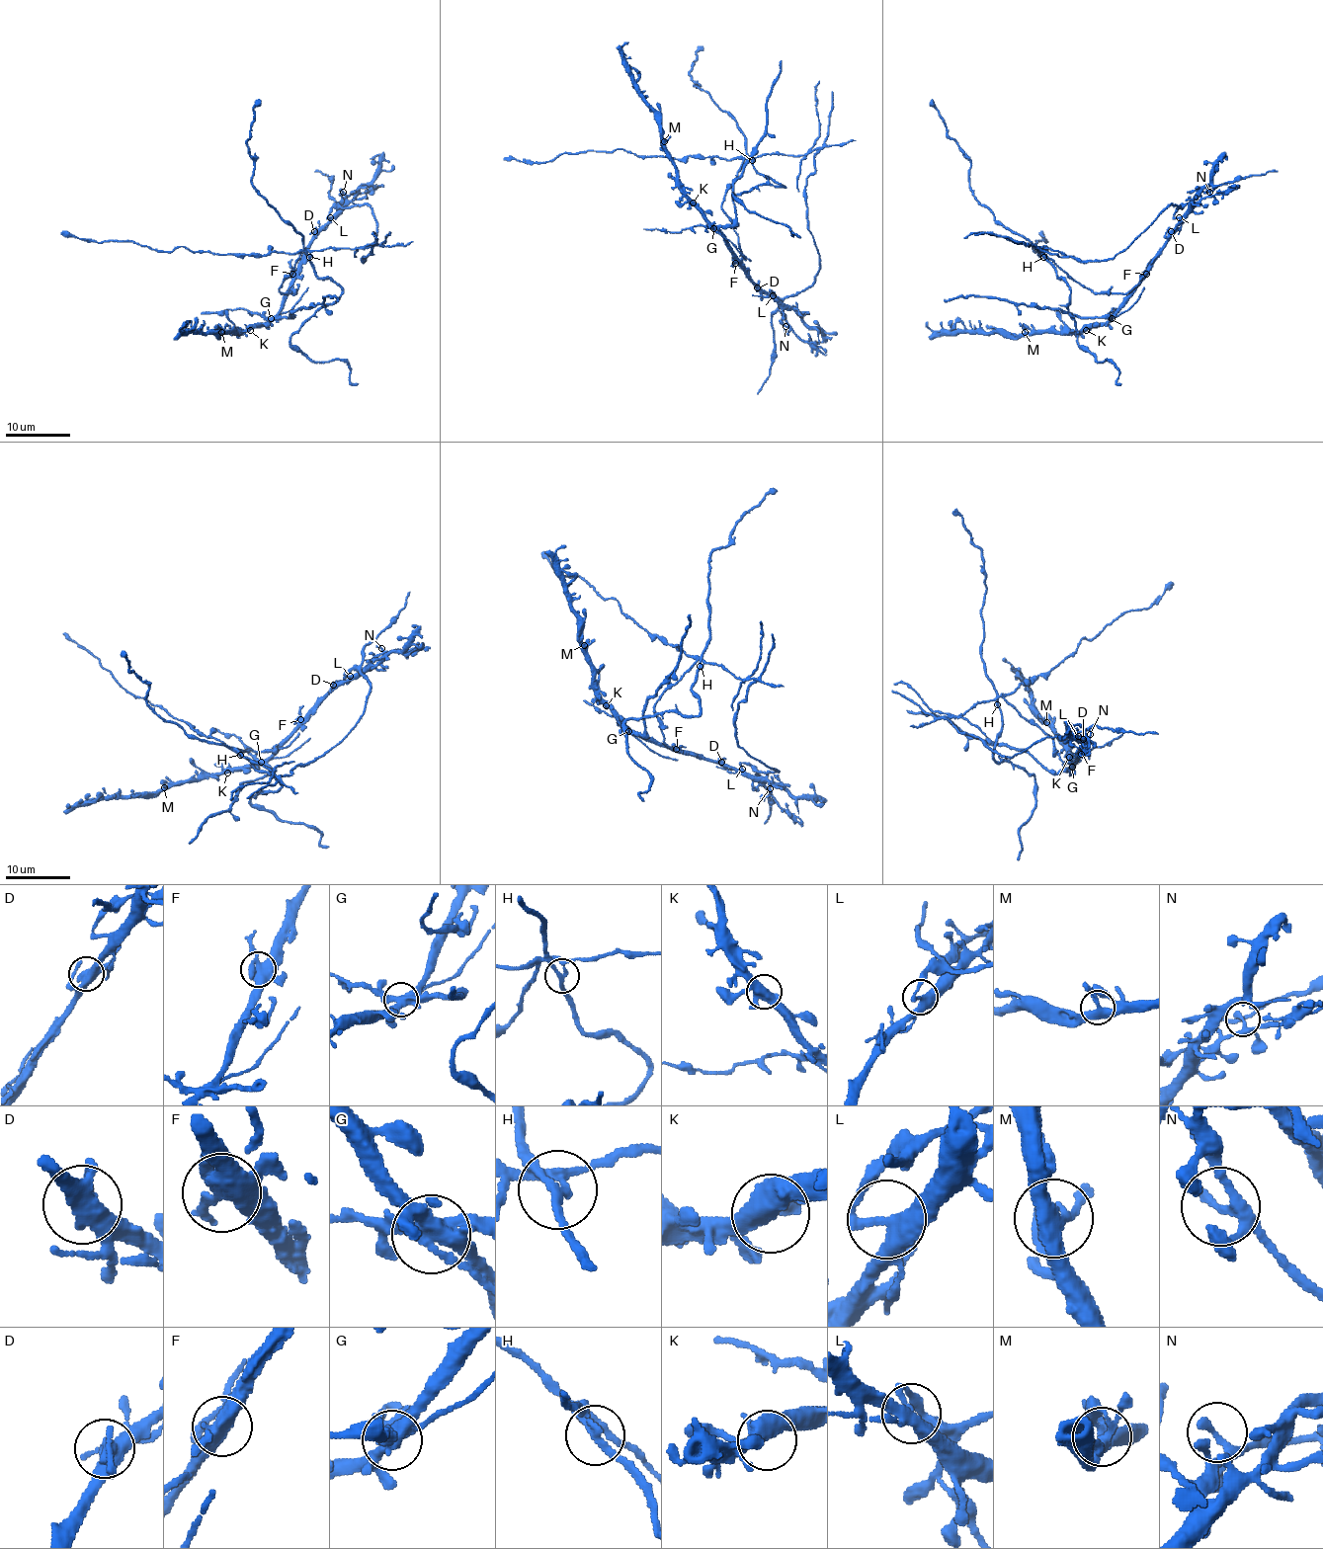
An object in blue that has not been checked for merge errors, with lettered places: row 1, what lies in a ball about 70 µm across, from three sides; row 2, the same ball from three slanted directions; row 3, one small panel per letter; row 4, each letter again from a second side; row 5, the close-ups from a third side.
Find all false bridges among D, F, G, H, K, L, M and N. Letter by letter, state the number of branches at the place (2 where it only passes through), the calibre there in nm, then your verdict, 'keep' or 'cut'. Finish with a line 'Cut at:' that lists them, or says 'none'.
D: 4 | 400 nm | keep
F: 5 | 480 nm | keep
G: 5 | 400 nm | cut
H: 3 | 200 nm | cut
K: 4 | 440 nm | keep
L: 4 | 360 nm | cut
M: 4 | 360 nm | keep
N: 3 | 200 nm | keep
Cut at: G, H, L

